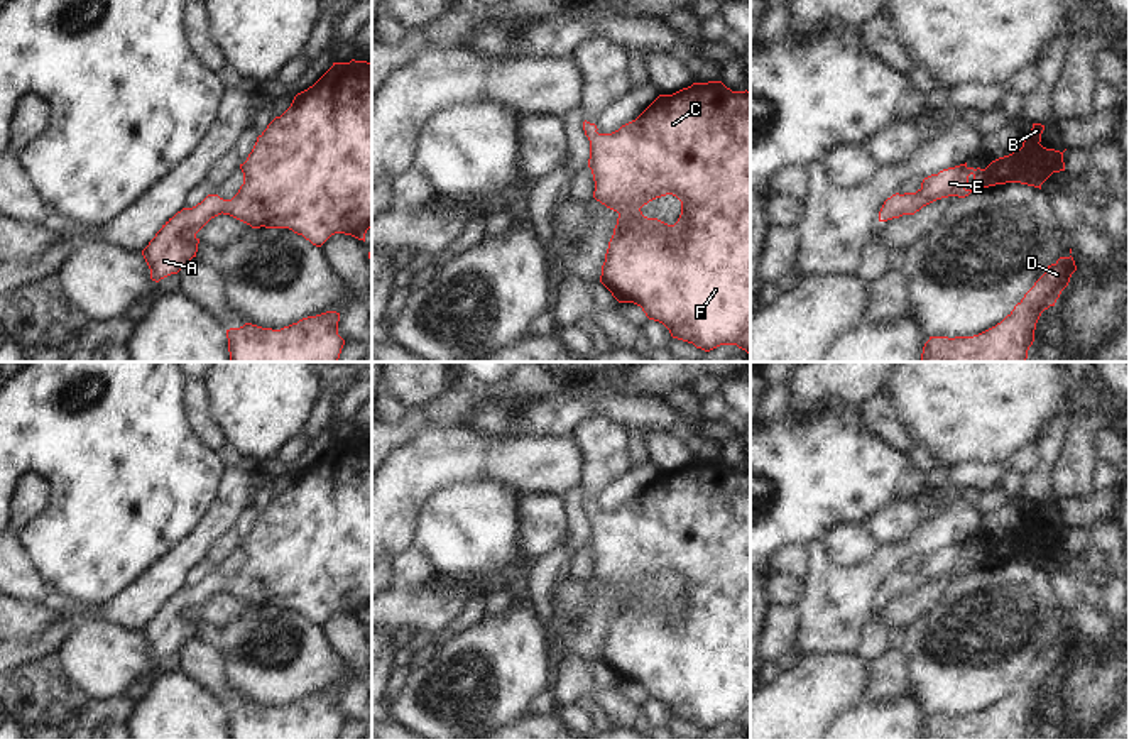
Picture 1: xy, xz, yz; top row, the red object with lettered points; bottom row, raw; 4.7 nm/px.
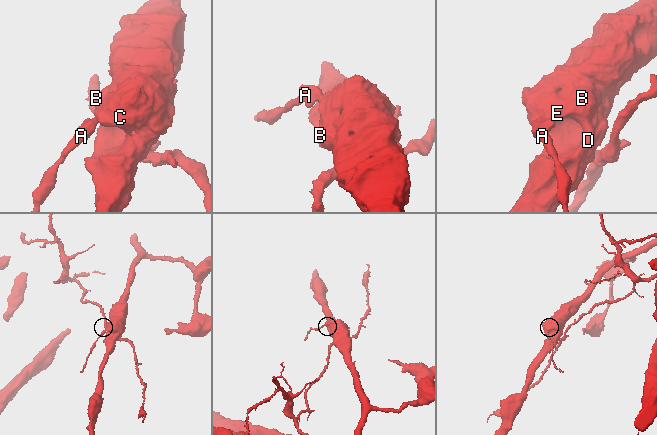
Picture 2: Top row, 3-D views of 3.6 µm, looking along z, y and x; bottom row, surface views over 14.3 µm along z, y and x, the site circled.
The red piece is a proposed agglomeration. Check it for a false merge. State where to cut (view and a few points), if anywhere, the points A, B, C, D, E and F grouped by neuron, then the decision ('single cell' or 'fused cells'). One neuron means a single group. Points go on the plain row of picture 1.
cut none; groups A B C D E F; single cell

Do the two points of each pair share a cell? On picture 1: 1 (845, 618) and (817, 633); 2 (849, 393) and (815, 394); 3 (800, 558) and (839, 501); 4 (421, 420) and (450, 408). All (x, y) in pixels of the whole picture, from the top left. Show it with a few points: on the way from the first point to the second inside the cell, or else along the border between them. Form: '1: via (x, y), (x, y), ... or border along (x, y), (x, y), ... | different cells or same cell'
1: via (839, 618), (823, 629) | same cell
2: via (840, 393), (823, 393) | same cell
3: border along (805, 545), (786, 545), (768, 562) | different cells
4: via (428, 413), (443, 410) | same cell

